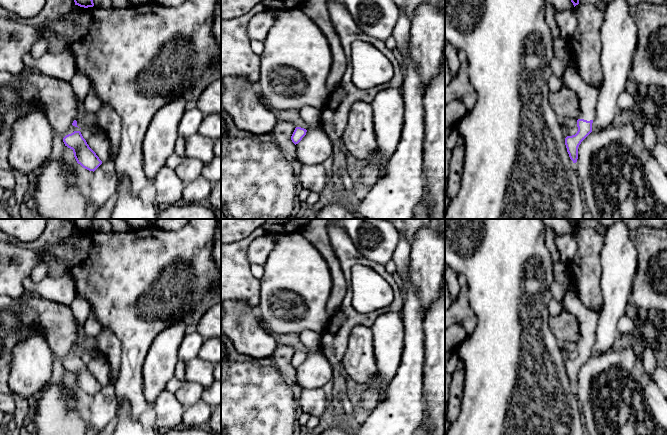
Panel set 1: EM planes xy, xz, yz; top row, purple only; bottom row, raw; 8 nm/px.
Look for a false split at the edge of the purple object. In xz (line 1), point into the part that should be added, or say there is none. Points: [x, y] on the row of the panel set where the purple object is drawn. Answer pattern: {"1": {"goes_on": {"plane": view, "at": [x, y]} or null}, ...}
{"1": {"goes_on": null}}

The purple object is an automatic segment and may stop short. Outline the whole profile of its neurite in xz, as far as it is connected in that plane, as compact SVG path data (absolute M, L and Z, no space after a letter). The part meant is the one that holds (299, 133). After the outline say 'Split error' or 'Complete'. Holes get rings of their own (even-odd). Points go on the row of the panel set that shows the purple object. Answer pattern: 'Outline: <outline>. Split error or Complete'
Outline: M296 127L292 136L291 140L296 145L298 144L302 138L306 135L307 130L301 127Z. Complete

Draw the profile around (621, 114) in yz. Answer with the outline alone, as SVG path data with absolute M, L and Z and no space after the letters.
M618 108L612 127L620 126L621 122L624 119L629 119L633 123L635 130L637 131L638 135L642 138L643 130L641 121L639 119L639 115L632 110Z

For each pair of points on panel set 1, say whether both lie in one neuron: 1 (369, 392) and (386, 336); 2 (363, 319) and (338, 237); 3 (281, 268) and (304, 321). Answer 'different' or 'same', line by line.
1: same
2: same
3: same

